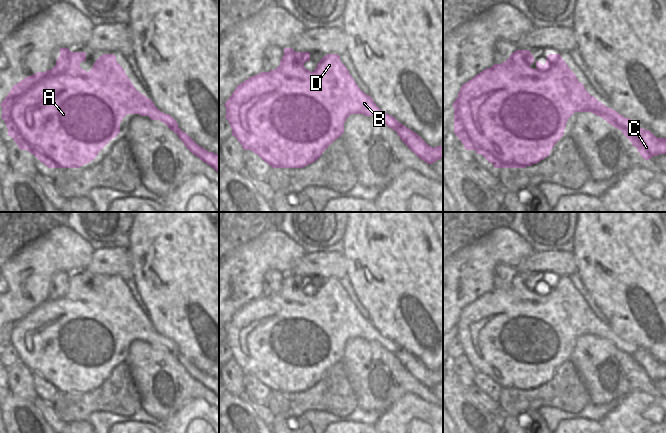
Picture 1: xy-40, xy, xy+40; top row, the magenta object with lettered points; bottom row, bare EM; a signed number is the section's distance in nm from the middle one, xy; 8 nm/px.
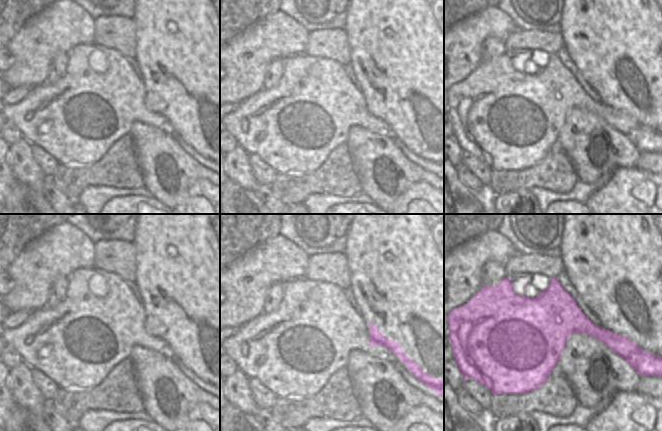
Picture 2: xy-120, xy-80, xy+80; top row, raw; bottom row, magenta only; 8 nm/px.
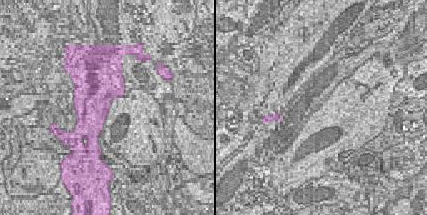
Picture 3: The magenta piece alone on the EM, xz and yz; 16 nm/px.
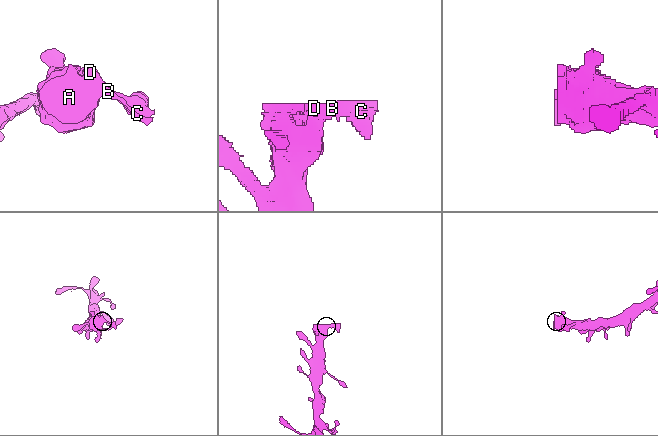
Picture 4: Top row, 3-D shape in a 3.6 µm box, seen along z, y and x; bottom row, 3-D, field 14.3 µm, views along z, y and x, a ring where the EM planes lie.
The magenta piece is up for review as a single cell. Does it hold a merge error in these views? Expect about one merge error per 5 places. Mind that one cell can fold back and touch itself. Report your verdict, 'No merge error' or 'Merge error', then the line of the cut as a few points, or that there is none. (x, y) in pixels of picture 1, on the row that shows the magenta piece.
No merge error. No split

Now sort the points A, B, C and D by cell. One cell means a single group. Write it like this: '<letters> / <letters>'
A B C D

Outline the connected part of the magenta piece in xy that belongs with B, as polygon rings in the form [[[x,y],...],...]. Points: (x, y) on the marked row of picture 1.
[[[284,48],[280,65],[269,72],[251,76],[239,84],[224,104],[226,119],[244,150],[251,150],[272,168],[303,168],[320,158],[322,153],[344,133],[344,123],[351,114],[363,114],[379,118],[386,126],[396,131],[402,142],[421,160],[433,164],[443,158],[443,146],[429,146],[418,134],[401,124],[393,116],[383,112],[356,84],[337,54],[327,54],[311,72],[304,67],[310,60],[309,52],[295,52]]]

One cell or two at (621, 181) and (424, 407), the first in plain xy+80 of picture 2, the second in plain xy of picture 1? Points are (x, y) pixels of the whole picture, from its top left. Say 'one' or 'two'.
one

